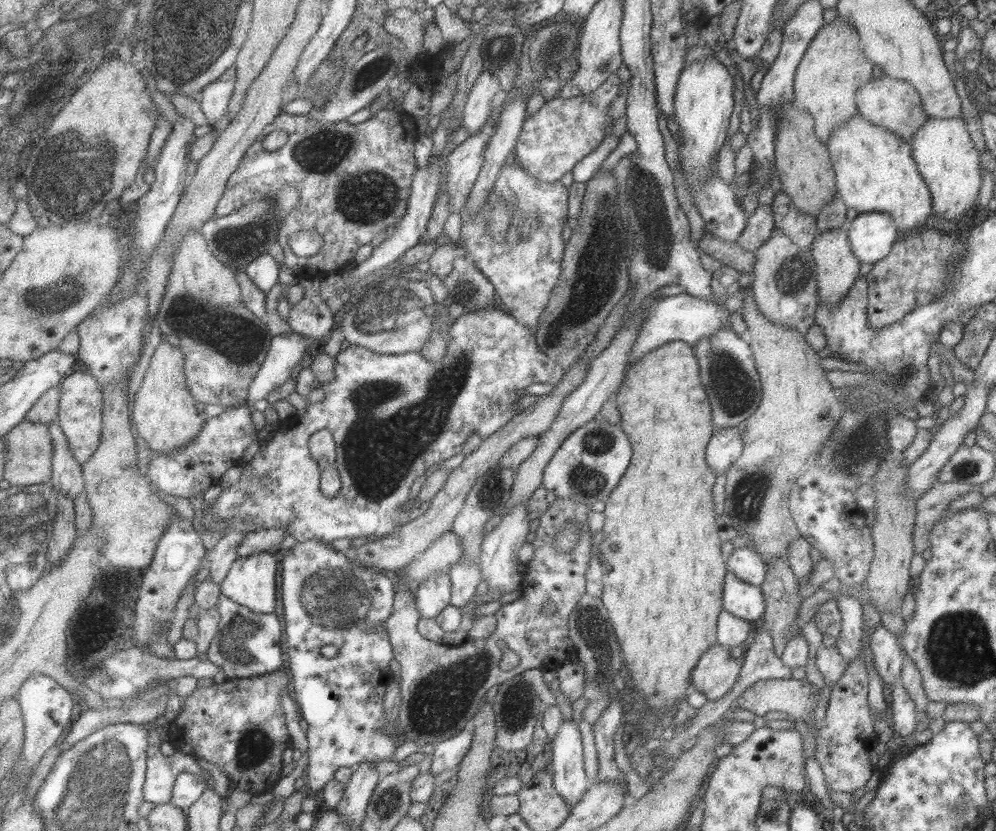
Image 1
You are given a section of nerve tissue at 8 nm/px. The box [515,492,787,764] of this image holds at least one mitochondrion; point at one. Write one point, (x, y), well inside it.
(590, 622)

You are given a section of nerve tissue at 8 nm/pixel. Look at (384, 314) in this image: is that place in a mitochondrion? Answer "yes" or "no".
yes

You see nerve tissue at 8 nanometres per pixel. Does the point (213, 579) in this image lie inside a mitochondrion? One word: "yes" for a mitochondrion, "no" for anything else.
no

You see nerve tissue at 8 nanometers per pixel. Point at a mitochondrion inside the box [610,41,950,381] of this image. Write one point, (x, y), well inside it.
(795, 272)

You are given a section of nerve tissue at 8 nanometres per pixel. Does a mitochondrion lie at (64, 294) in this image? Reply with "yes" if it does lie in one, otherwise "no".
yes

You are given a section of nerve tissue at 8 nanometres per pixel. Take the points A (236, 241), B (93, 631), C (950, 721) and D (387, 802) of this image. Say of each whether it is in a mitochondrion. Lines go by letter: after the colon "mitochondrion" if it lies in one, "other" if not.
A: mitochondrion
B: other
C: other
D: mitochondrion

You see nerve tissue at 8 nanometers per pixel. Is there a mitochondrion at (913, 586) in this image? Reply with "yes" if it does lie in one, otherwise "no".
no

